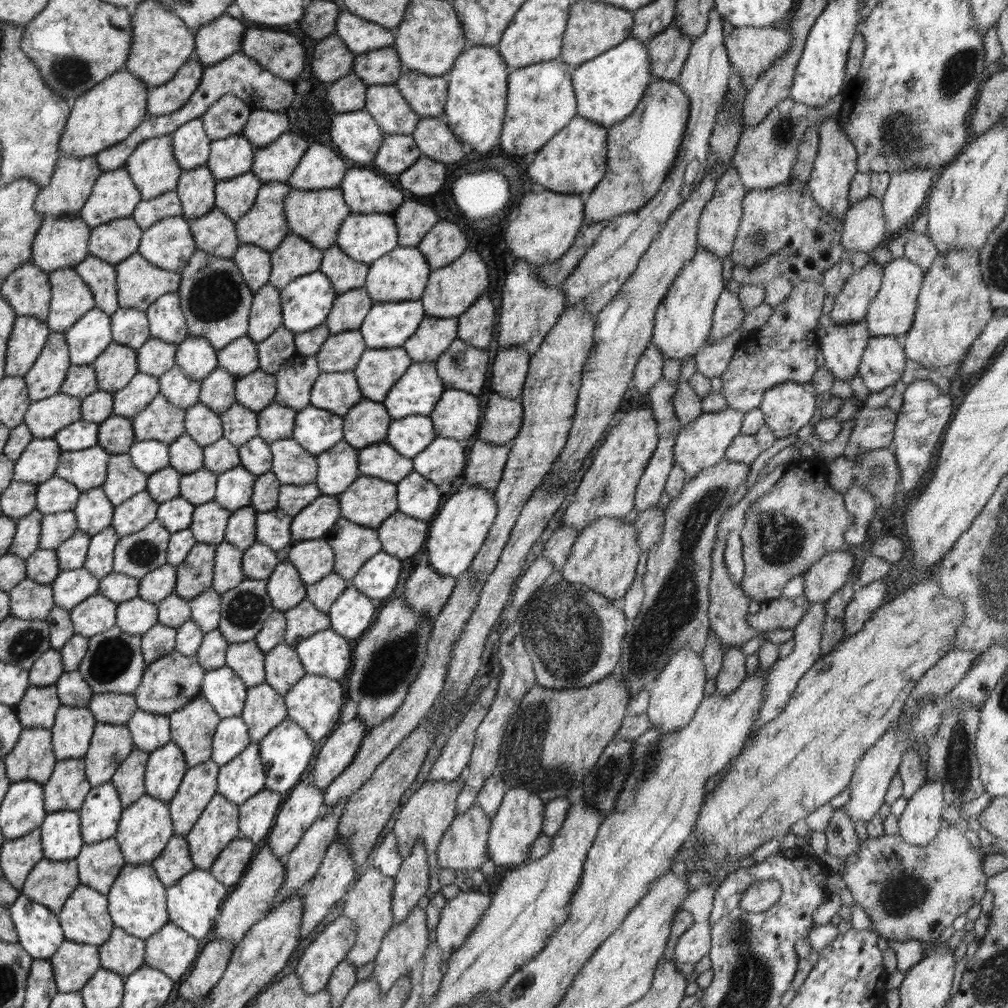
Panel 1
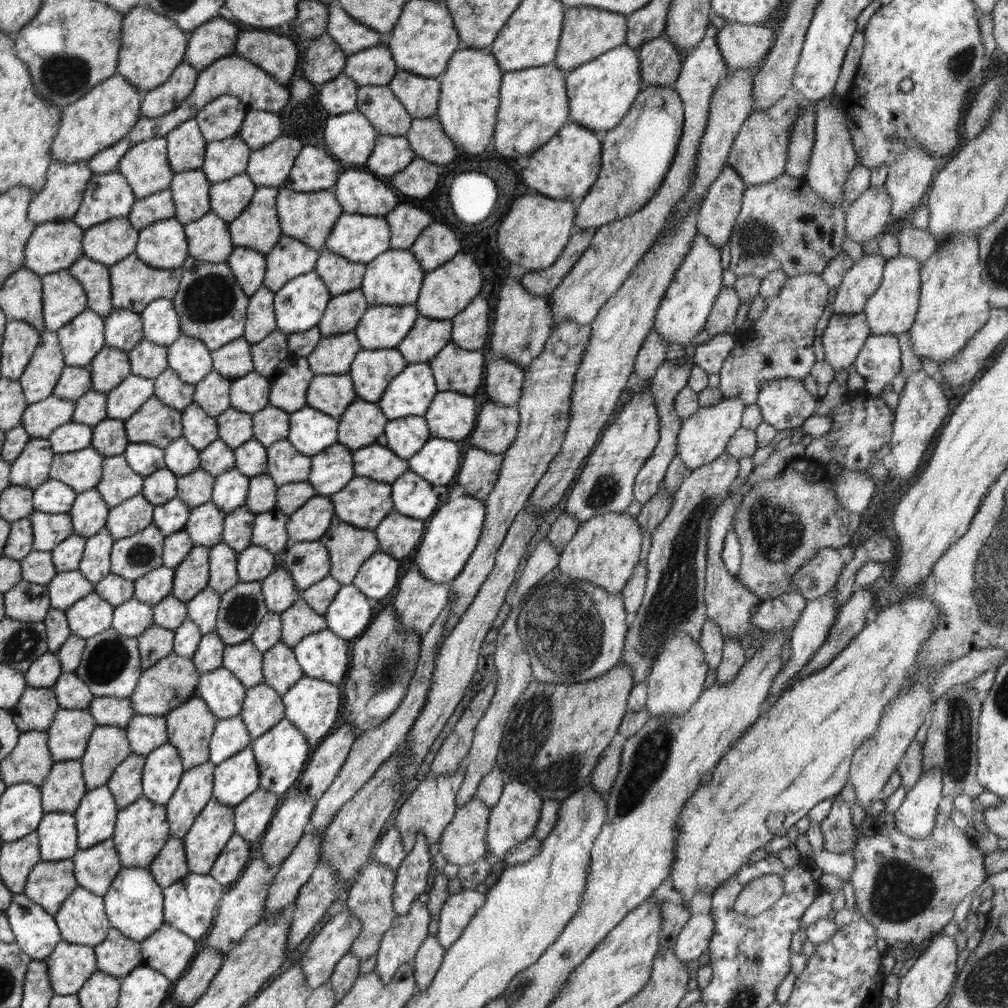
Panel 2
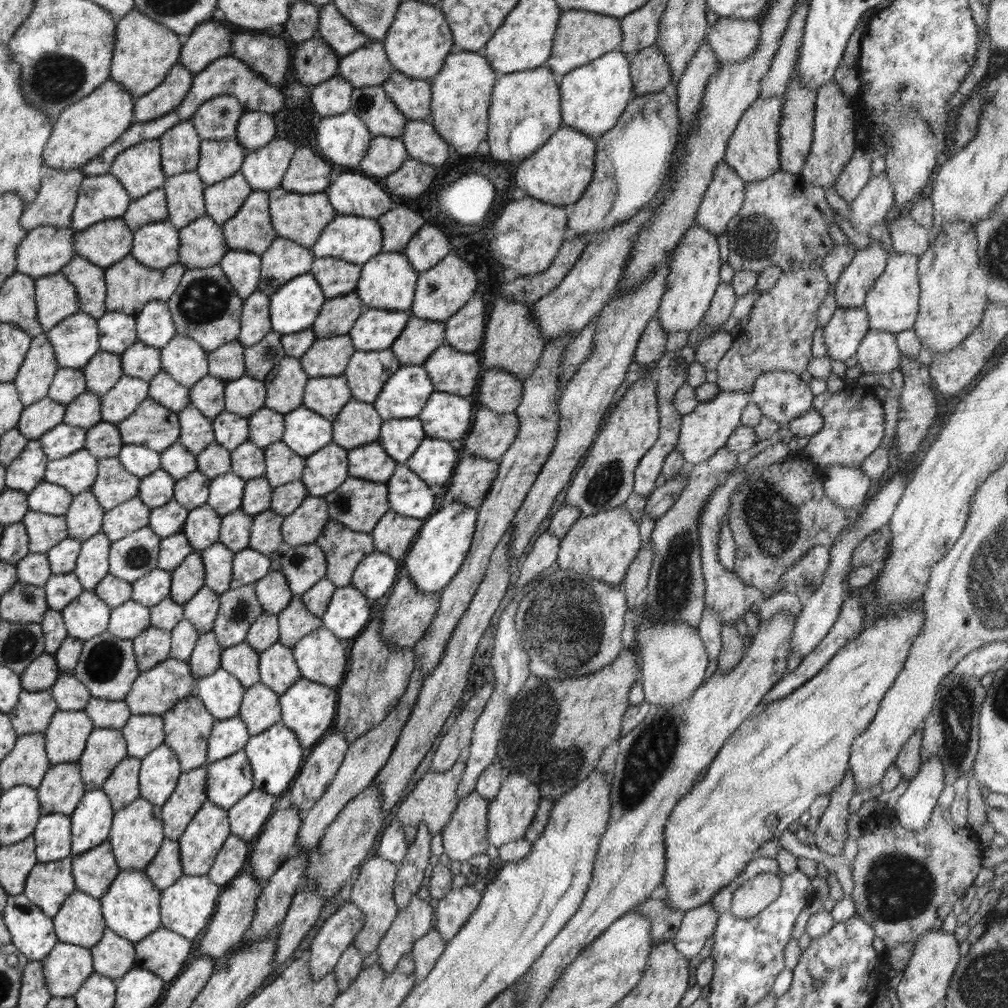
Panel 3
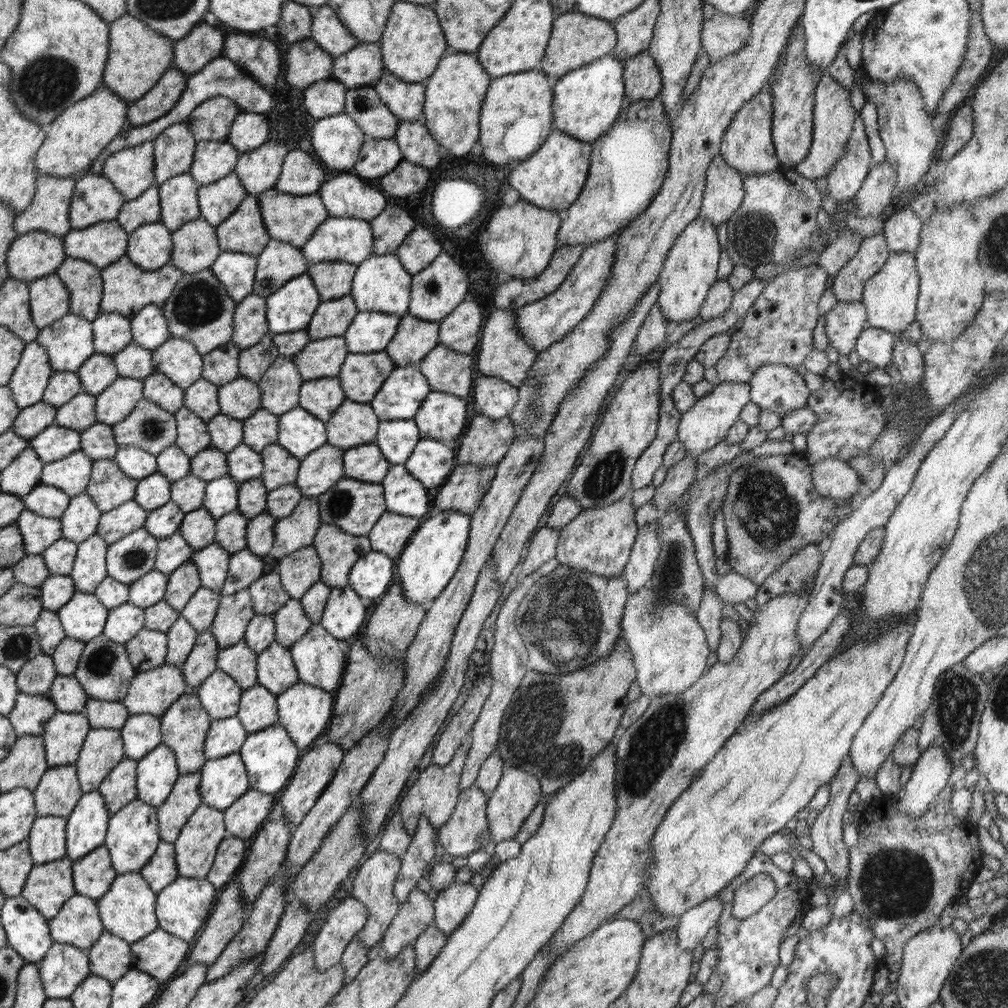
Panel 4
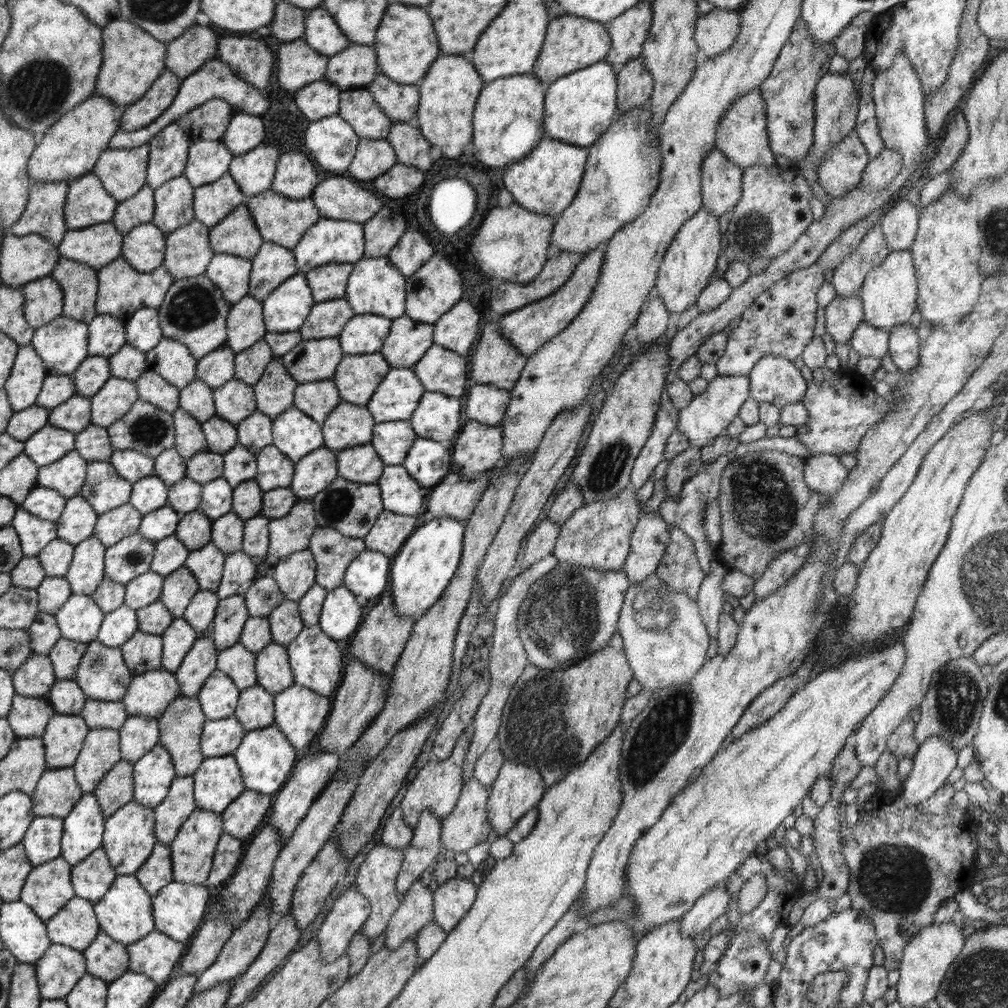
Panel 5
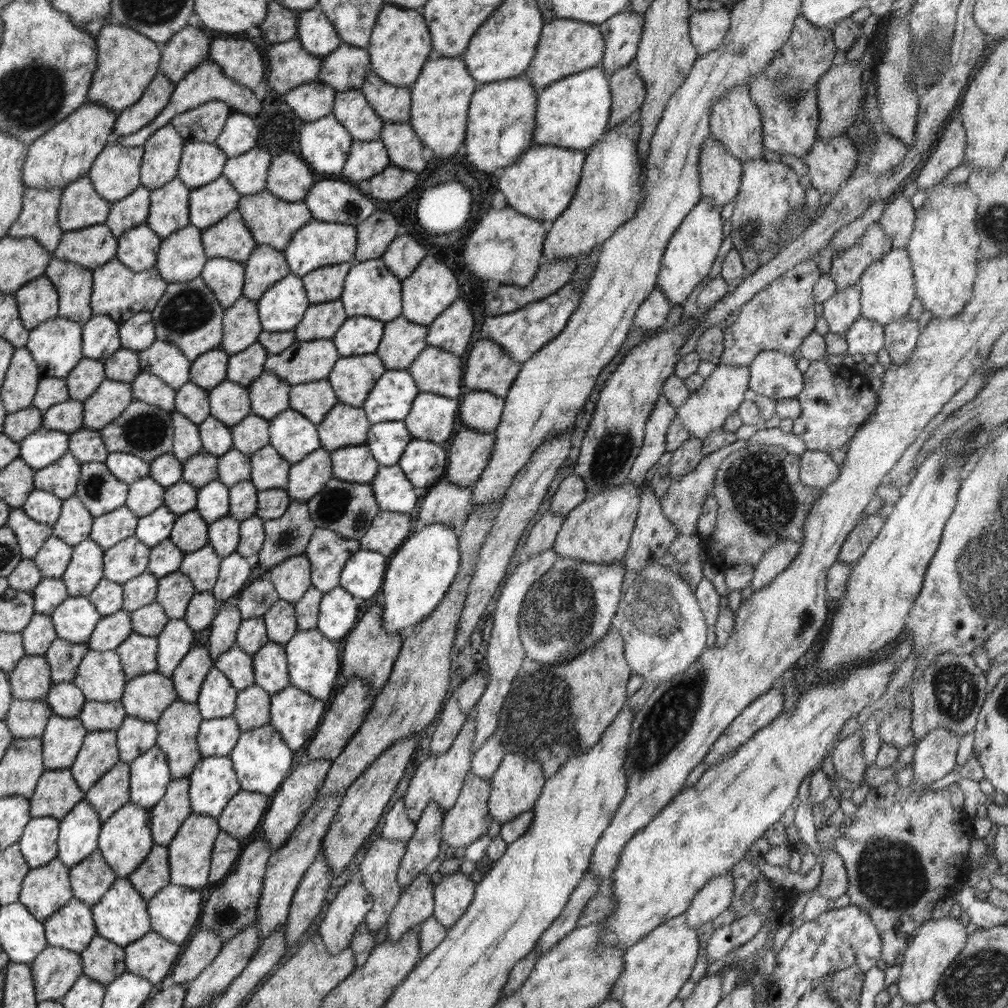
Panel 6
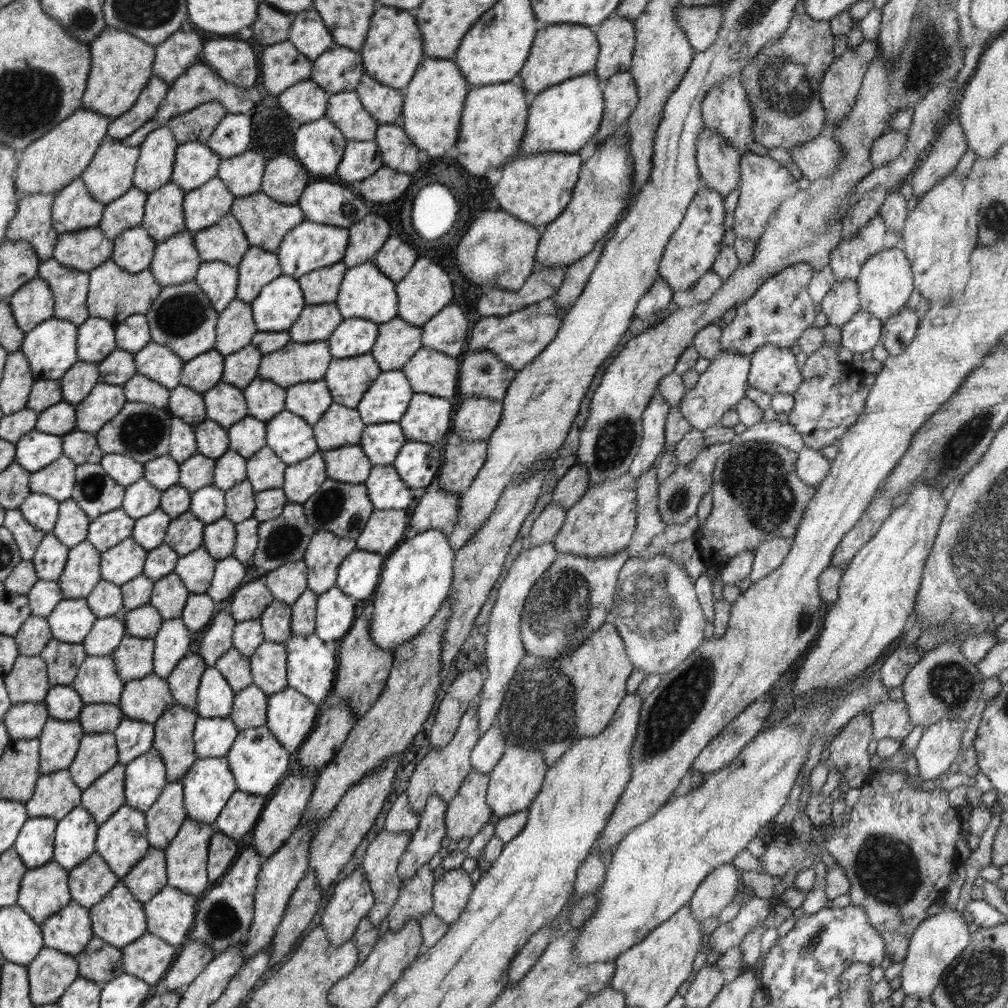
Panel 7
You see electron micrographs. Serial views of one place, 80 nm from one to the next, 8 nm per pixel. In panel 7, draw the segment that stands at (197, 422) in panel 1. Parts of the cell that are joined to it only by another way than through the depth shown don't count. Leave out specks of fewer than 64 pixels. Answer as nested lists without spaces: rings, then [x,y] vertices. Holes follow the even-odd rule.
[[[176,416],[171,420],[169,455],[178,464],[197,453],[195,426],[184,422]]]

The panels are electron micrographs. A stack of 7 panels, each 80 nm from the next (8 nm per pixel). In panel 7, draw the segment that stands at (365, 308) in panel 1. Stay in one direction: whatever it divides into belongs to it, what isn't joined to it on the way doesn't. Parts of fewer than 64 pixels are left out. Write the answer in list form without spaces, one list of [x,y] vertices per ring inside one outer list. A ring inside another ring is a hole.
[[[336,302],[307,305],[287,331],[292,342],[327,341],[343,320]]]

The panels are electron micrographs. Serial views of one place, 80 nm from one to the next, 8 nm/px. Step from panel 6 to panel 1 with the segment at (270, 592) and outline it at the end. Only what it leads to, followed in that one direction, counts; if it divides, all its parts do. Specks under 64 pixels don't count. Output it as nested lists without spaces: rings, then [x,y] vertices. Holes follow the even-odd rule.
[[[286,560],[280,561],[267,578],[267,593],[272,606],[285,612],[303,601],[307,592],[296,567]]]

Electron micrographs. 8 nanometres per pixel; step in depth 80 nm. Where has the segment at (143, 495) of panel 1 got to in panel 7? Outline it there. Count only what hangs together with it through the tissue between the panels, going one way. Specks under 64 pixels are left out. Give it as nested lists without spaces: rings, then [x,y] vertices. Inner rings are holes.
[[[120,507],[91,521],[86,539],[98,552],[104,552],[130,537],[134,525],[135,519],[130,518]]]

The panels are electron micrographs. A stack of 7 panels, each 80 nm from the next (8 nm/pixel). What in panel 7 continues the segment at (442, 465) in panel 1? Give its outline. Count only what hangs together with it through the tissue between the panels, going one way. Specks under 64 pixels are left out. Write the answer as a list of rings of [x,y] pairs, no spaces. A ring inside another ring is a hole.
[[[408,441],[398,451],[393,467],[406,486],[426,488],[438,476],[443,463],[440,445]]]

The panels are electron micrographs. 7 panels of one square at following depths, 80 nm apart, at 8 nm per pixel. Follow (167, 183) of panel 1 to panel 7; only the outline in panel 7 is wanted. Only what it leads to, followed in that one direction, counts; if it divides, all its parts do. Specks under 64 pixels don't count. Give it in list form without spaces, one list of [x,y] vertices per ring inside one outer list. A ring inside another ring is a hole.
[[[105,138],[100,143],[99,150],[96,150],[92,162],[90,162],[90,165],[84,170],[80,178],[84,181],[88,193],[92,195],[92,199],[106,205],[116,200],[116,198],[120,198],[122,194],[126,194],[130,188],[133,188],[134,173],[136,172],[139,156],[139,147],[124,146],[121,141]]]

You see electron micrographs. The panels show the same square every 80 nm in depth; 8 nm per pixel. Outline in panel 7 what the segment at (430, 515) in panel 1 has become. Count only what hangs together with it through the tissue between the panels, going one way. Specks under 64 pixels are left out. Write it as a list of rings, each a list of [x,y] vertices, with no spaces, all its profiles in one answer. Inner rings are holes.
[[[373,465],[363,483],[368,489],[368,498],[378,510],[405,510],[412,502],[409,486],[401,480],[393,465]]]

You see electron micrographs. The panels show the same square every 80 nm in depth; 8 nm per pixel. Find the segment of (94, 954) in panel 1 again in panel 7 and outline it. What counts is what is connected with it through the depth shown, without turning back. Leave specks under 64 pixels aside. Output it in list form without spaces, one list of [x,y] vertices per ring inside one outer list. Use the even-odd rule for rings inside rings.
[[[46,947],[27,964],[27,969],[29,995],[35,1007],[56,1003],[79,976],[75,957]]]

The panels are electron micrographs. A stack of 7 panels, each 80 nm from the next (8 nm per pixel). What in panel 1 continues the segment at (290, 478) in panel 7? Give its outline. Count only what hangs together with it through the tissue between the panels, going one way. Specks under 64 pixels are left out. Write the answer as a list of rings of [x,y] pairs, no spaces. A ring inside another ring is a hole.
[[[344,439],[317,457],[315,483],[322,495],[339,495],[359,474],[359,449]]]

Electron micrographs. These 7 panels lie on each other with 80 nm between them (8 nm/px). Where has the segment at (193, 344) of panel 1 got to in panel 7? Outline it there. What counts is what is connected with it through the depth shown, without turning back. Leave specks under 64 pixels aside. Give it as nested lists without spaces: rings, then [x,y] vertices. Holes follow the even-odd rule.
[[[150,340],[142,350],[133,355],[137,373],[159,382],[170,390],[180,385],[181,370],[185,361],[167,346]]]

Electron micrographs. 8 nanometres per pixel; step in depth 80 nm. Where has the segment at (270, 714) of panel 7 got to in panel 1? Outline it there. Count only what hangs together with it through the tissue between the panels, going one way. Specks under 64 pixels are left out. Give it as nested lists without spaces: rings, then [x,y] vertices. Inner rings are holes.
[[[306,674],[284,696],[287,708],[286,718],[301,726],[312,742],[319,746],[340,722],[342,706],[345,704],[347,696],[345,688],[346,685],[343,681]]]

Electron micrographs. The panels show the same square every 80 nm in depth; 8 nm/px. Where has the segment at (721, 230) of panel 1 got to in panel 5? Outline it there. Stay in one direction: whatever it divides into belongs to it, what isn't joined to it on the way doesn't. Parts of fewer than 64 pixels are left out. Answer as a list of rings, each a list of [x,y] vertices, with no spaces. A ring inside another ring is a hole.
[[[720,150],[708,152],[702,164],[702,200],[716,218],[738,205],[742,198],[743,170],[732,164]]]

